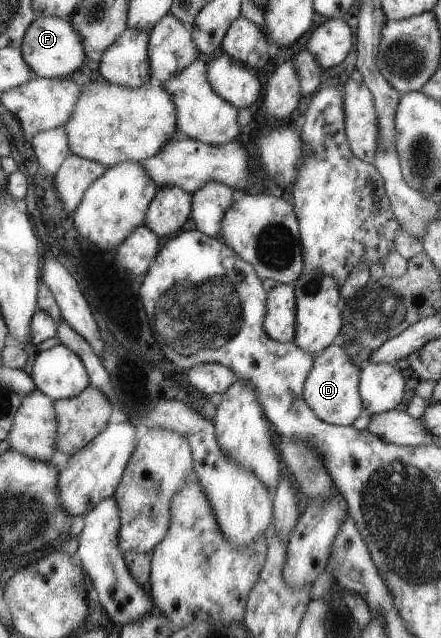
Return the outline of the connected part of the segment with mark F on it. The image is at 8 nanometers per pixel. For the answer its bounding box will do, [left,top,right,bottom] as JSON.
[19,17,87,79]

